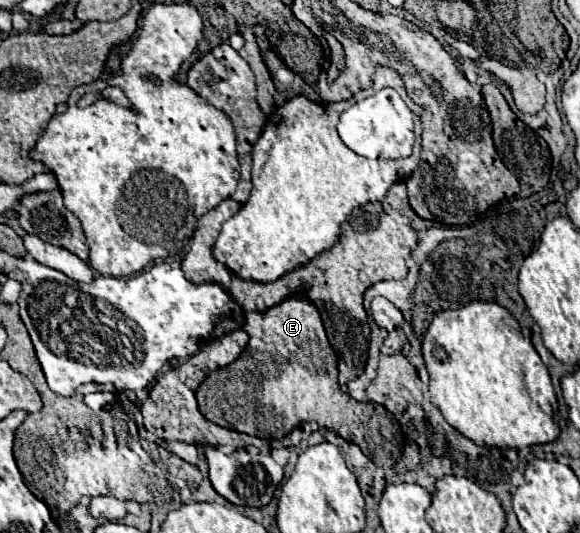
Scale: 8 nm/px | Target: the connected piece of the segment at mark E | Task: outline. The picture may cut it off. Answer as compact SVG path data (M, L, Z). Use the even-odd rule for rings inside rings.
M302 293L288 297L284 303L262 313L246 311L246 323L242 329L250 335L250 343L246 345L246 351L228 367L212 371L196 393L198 403L200 403L200 413L206 419L222 427L242 431L260 439L280 439L288 435L300 423L304 423L301 419L306 419L308 423L316 421L318 425L328 427L330 431L336 431L343 439L357 444L364 455L380 467L392 467L402 457L404 433L396 417L388 413L382 405L354 400L338 385L336 355L328 343L320 313Z

